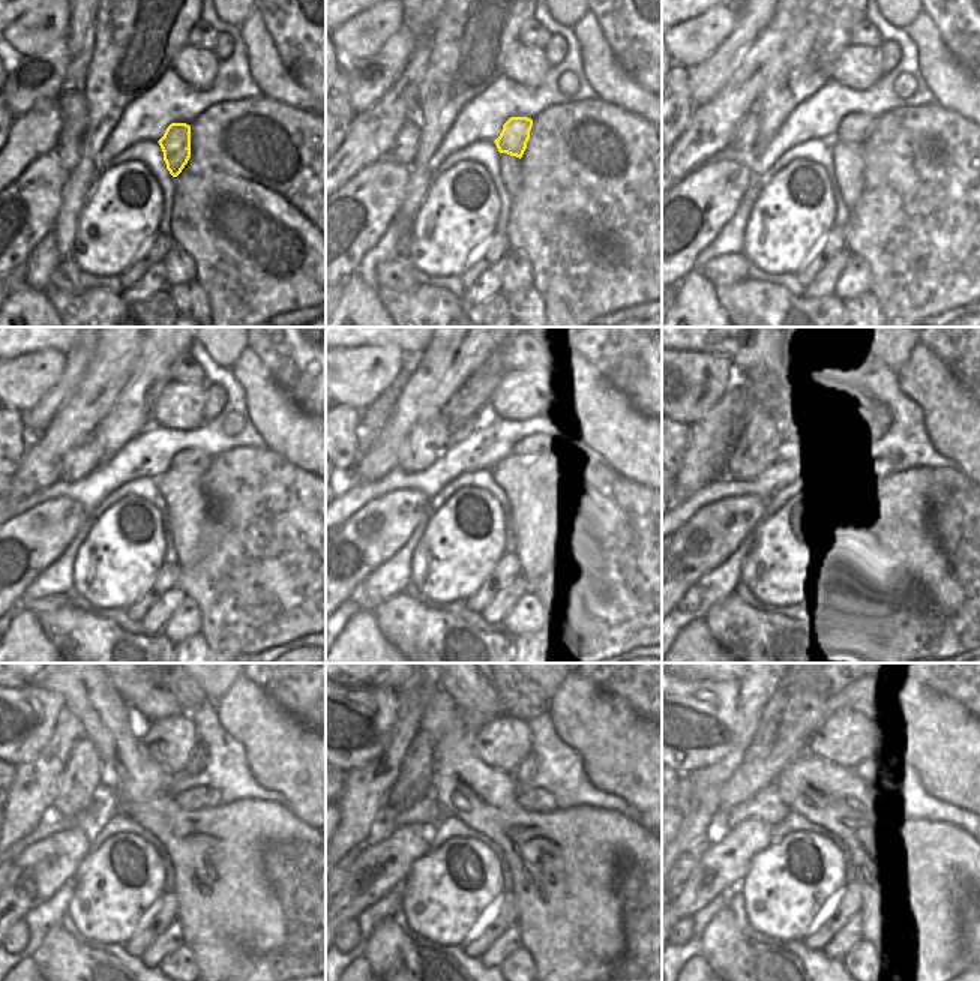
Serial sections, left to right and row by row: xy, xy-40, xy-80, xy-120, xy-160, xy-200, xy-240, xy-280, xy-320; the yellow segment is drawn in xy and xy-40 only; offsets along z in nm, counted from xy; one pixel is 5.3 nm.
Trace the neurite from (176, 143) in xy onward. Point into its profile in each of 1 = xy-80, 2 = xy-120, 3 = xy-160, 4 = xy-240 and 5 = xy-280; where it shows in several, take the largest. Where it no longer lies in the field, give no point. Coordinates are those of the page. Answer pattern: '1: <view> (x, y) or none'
1: xy-80 (854, 129)
2: xy-120 (198, 461)
3: xy-160 (524, 456)
4: xy-240 (191, 798)
5: xy-280 (530, 800)

